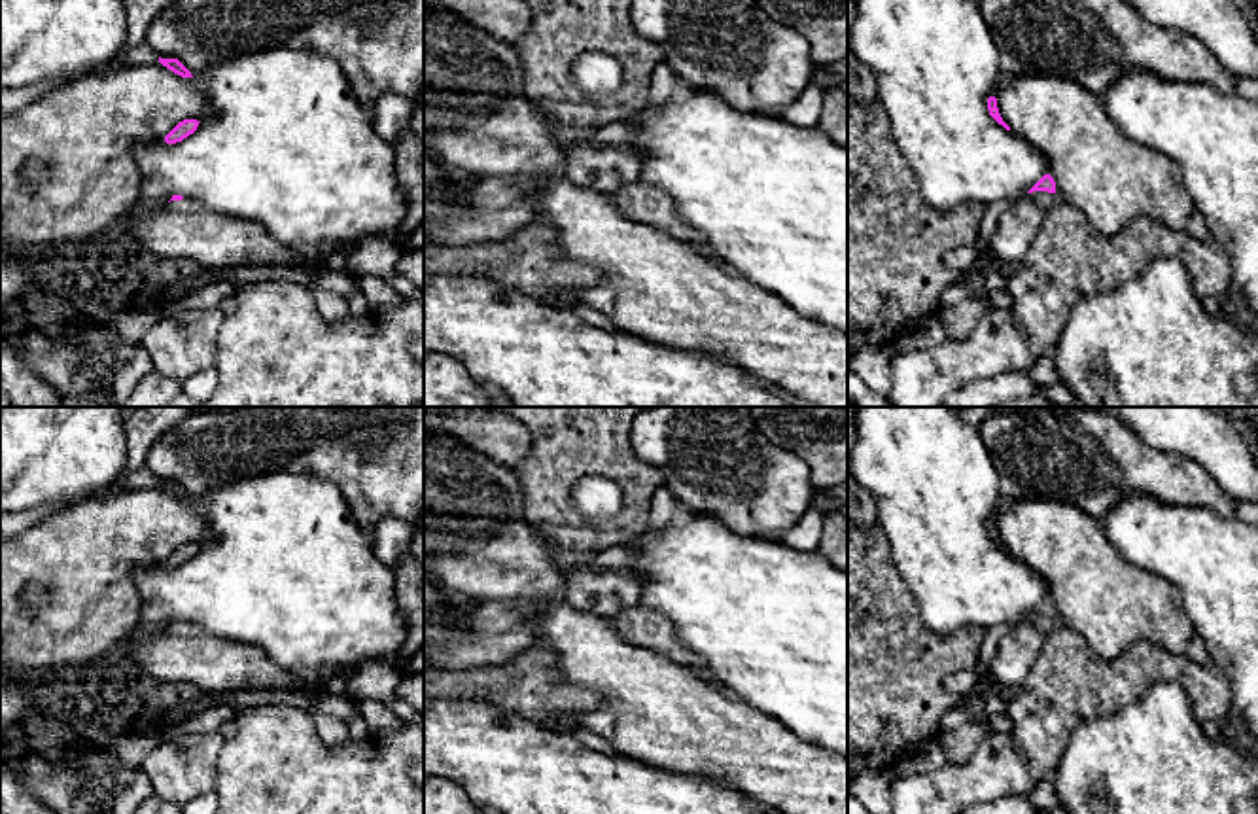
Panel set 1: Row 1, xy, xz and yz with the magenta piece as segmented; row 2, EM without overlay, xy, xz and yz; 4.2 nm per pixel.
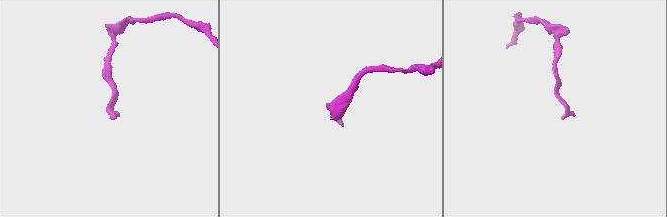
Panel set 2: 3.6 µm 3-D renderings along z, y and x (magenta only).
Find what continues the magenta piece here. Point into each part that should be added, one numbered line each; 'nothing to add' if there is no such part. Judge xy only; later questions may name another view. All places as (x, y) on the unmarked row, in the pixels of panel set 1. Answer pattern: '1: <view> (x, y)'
1: xy (186, 629)

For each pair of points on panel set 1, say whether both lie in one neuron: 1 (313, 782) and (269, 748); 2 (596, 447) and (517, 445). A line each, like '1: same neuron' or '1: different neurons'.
1: same neuron
2: different neurons

